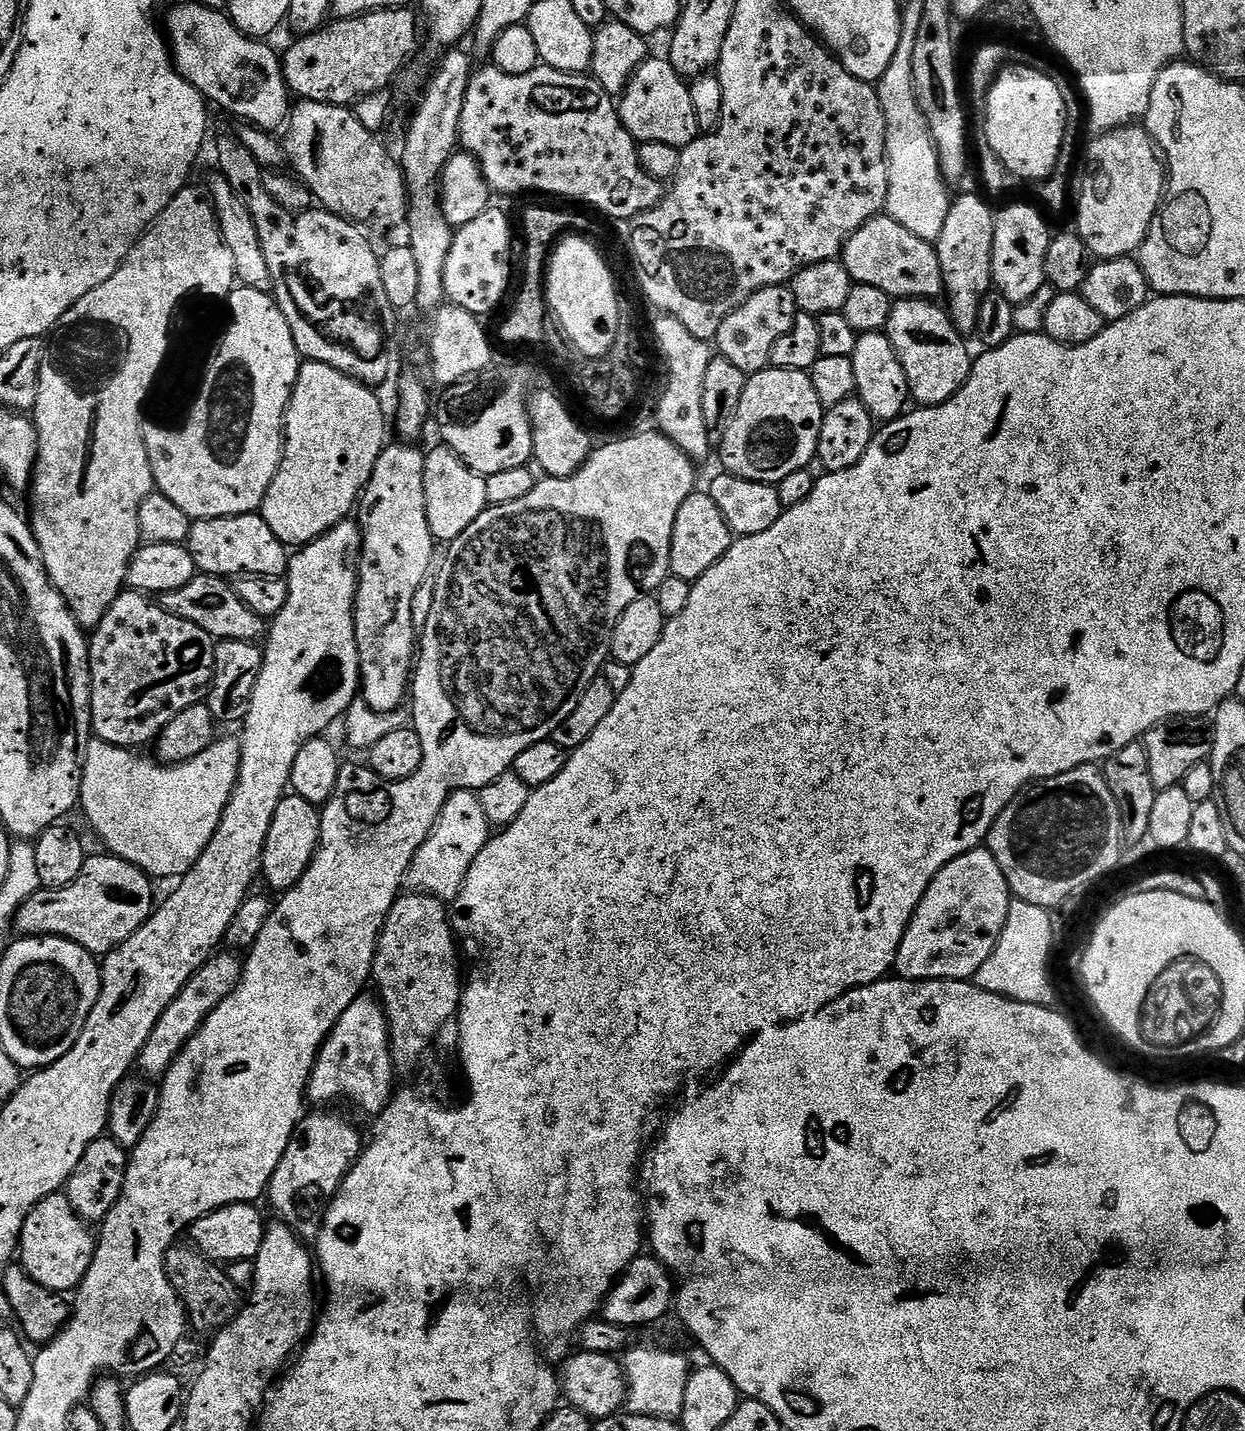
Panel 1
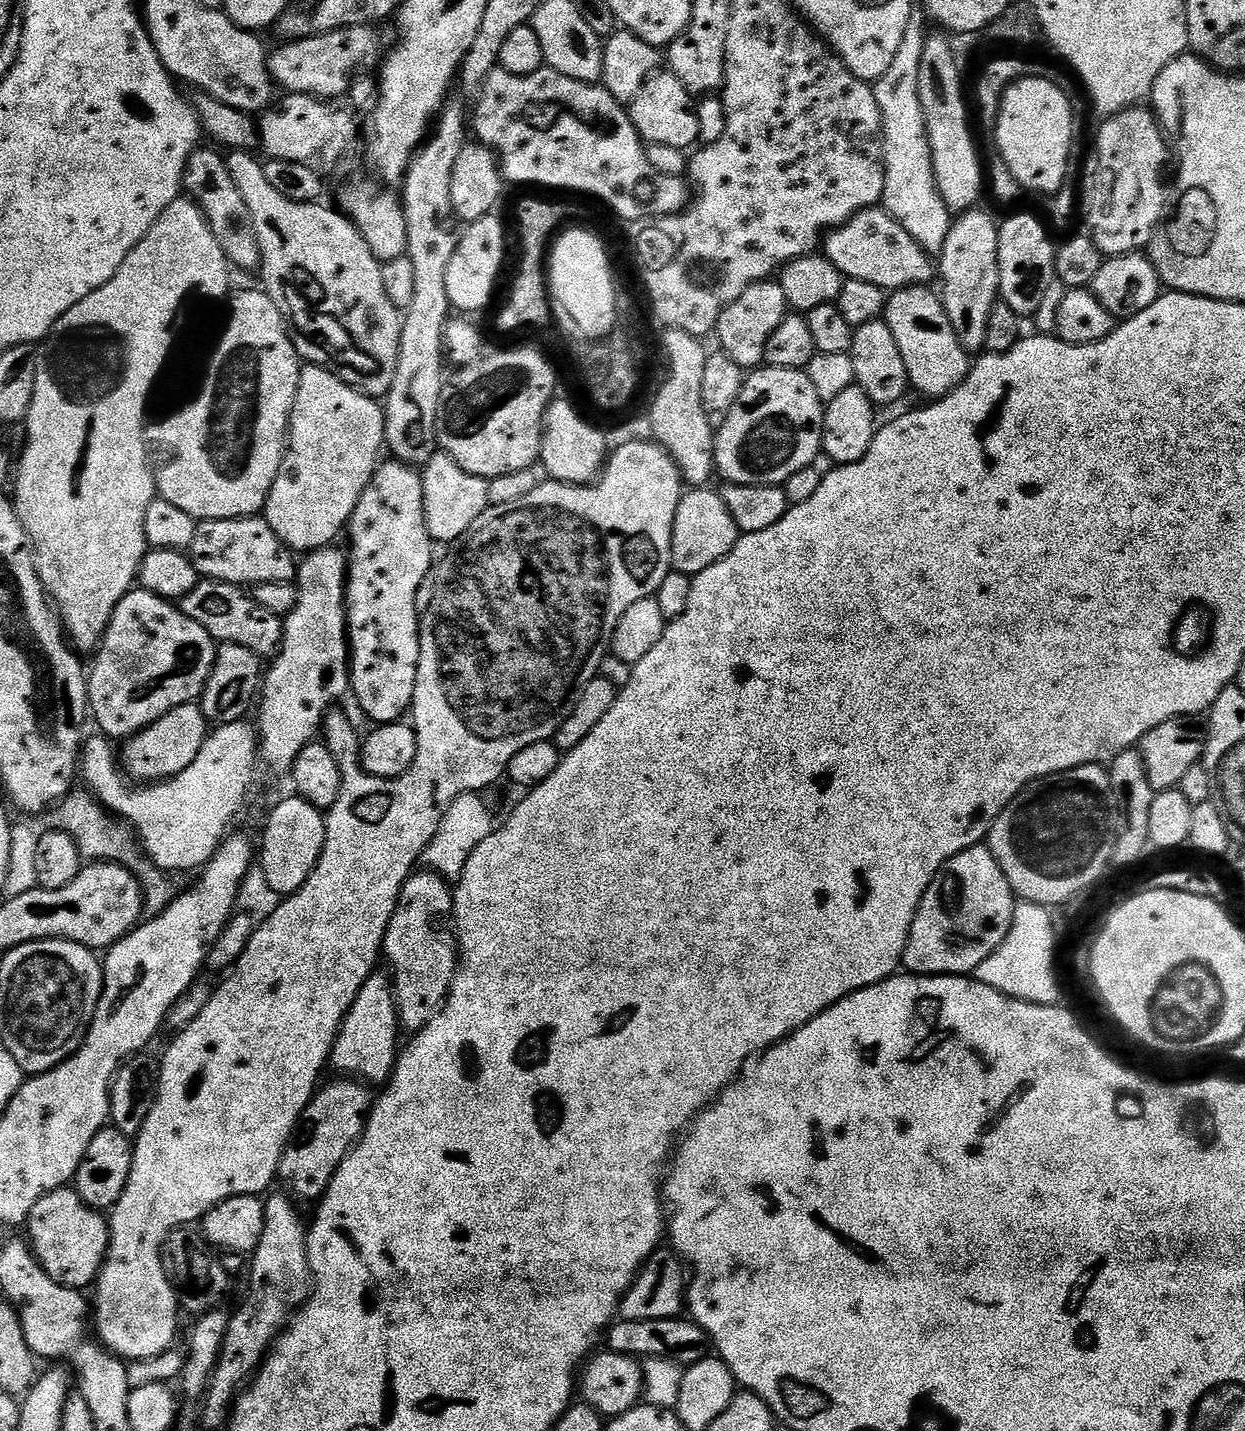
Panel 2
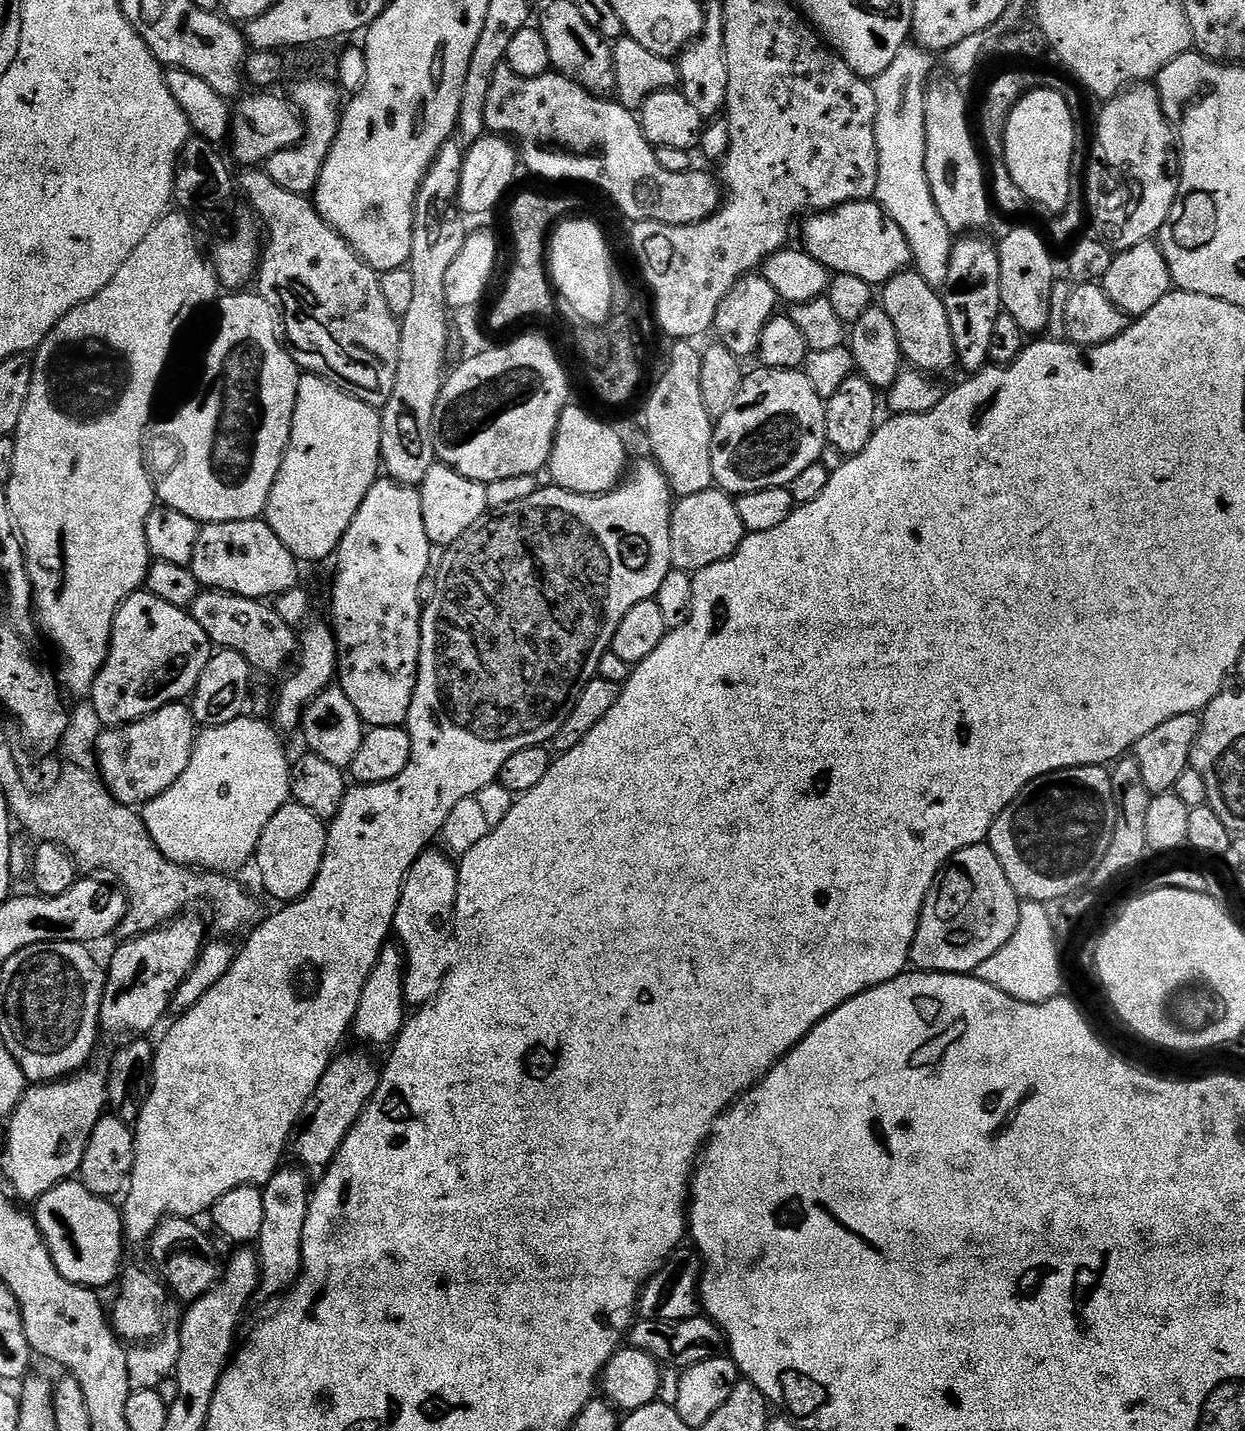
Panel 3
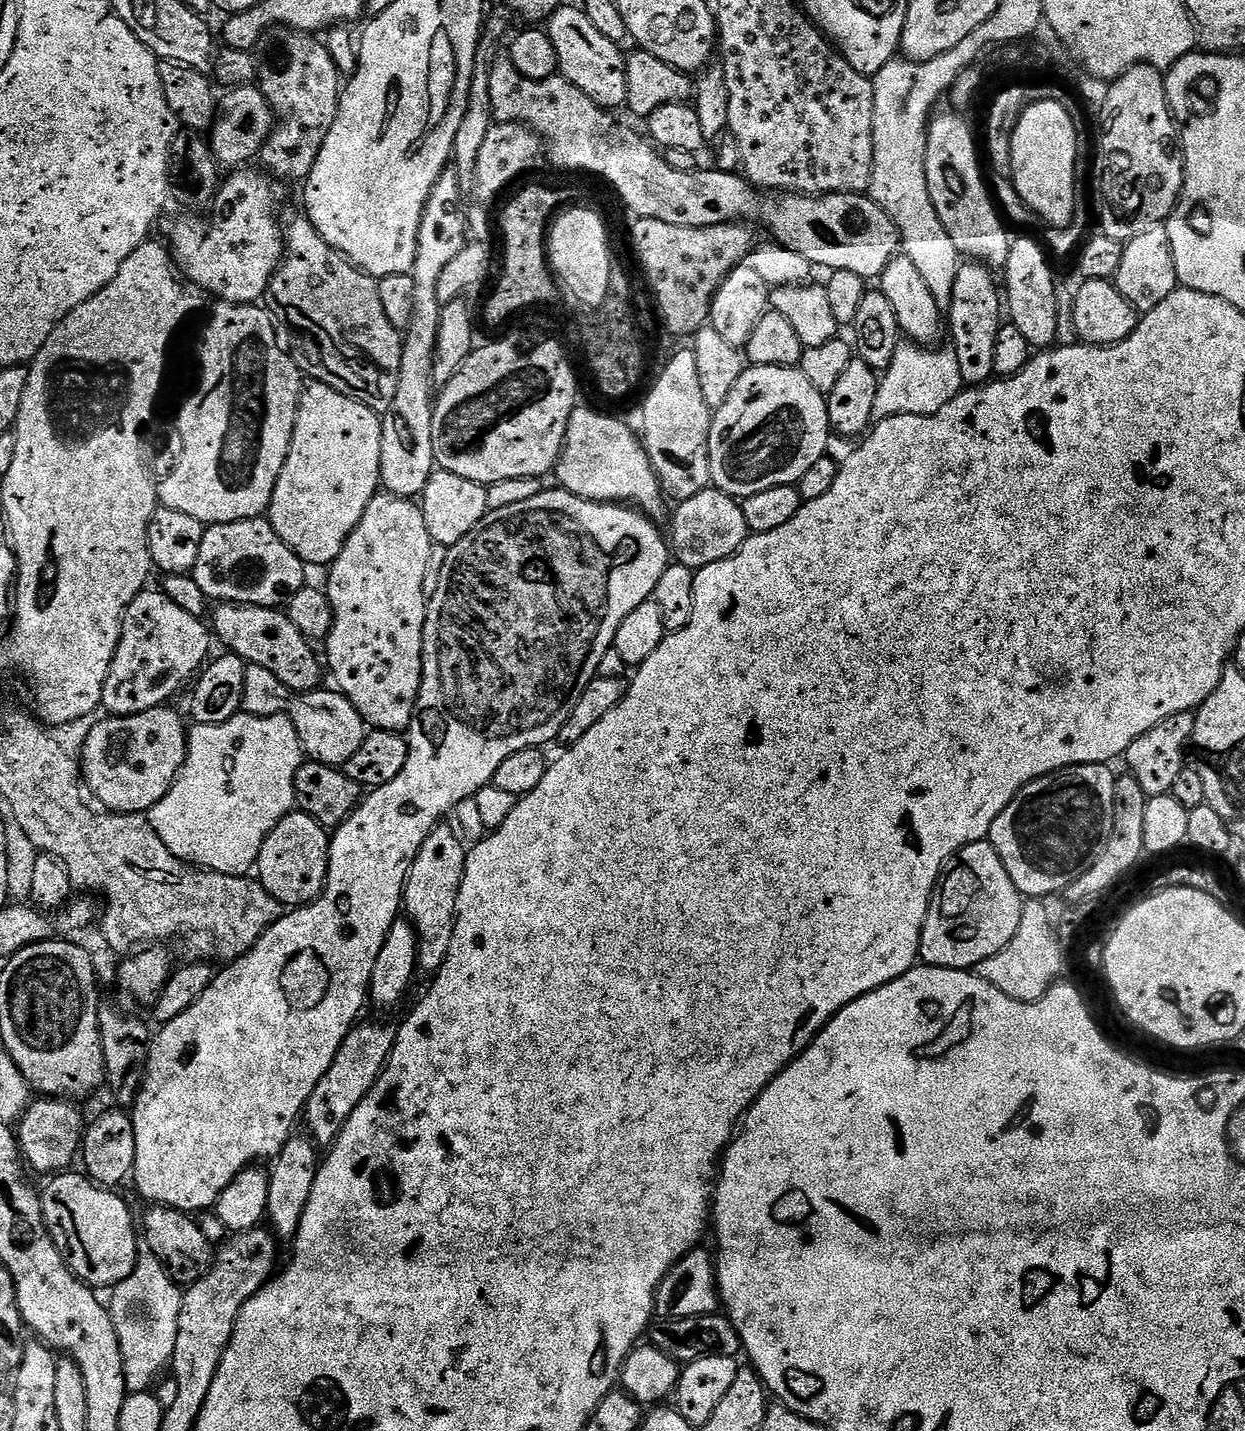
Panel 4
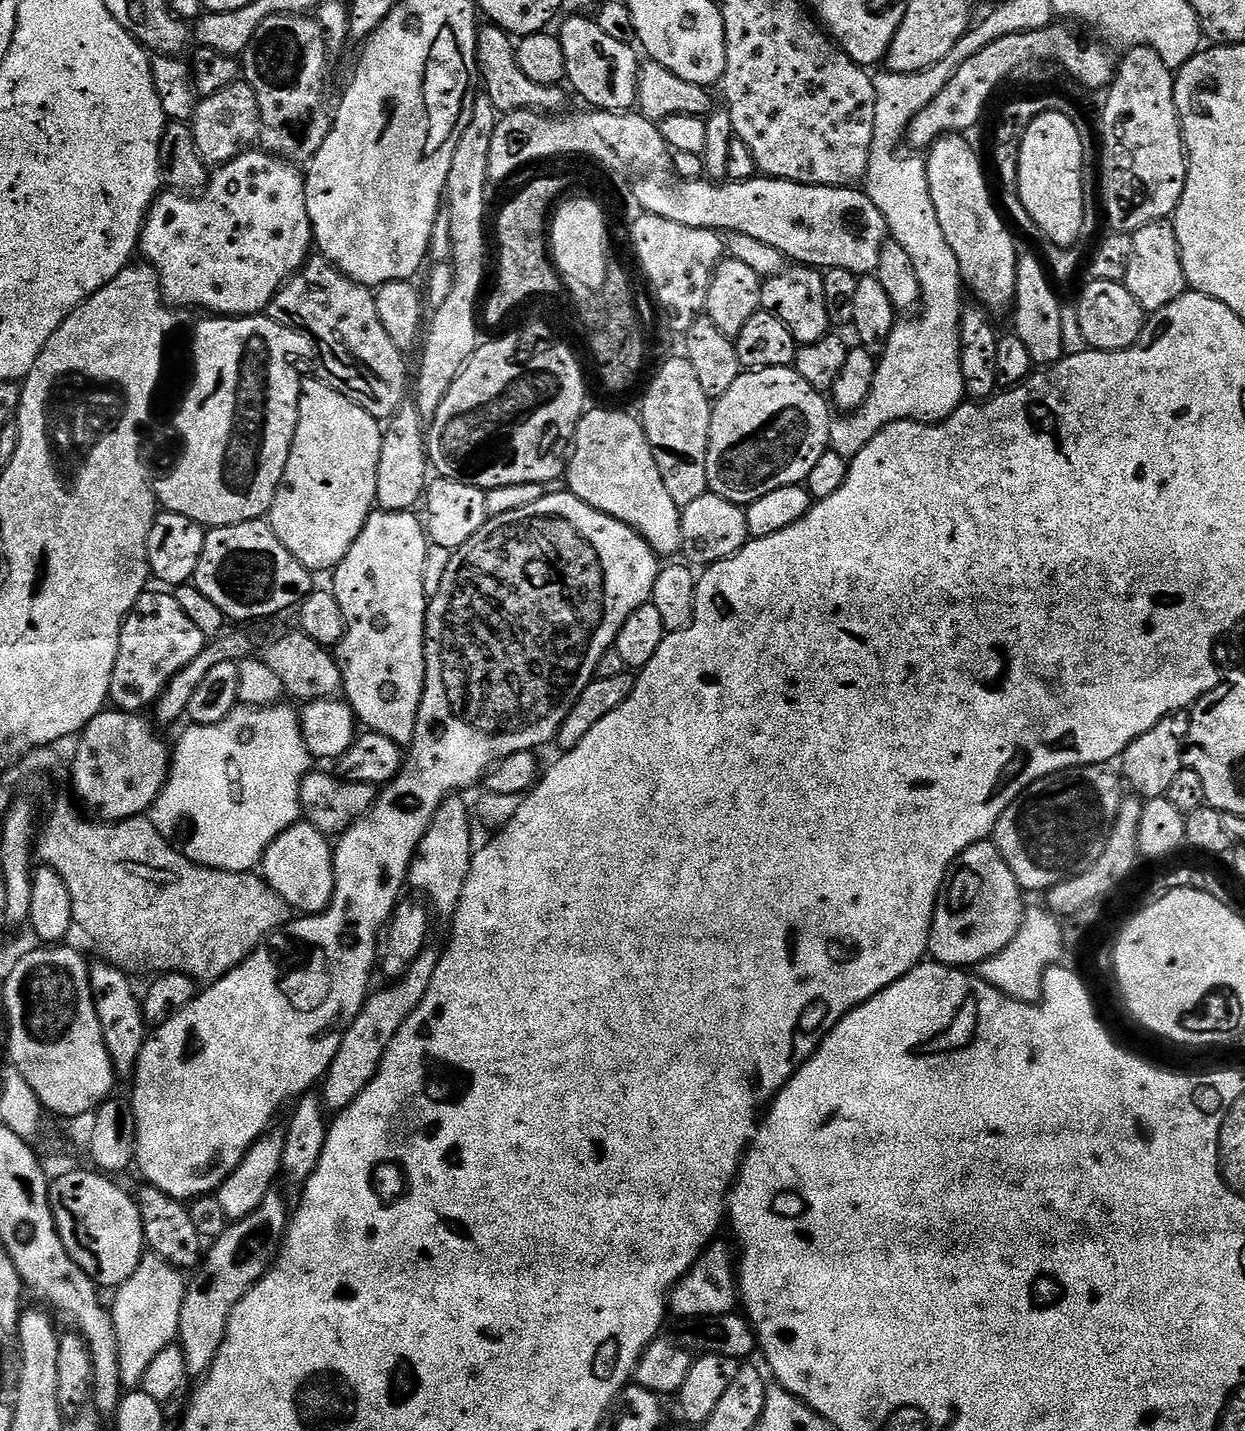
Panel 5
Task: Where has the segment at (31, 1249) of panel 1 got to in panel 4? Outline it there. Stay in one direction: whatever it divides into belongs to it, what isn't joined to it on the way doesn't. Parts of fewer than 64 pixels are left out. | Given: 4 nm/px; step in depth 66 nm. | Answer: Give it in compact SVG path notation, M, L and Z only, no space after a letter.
M65 1170L53 1175L52 1180L42 1188L40 1201L44 1211L44 1221L48 1233L54 1238L62 1258L70 1266L70 1270L78 1280L87 1284L93 1290L107 1288L112 1290L117 1284L129 1278L136 1264L136 1249L138 1247L138 1224L132 1221L132 1212L128 1204L119 1196L119 1191L93 1184L87 1175L79 1171Z

